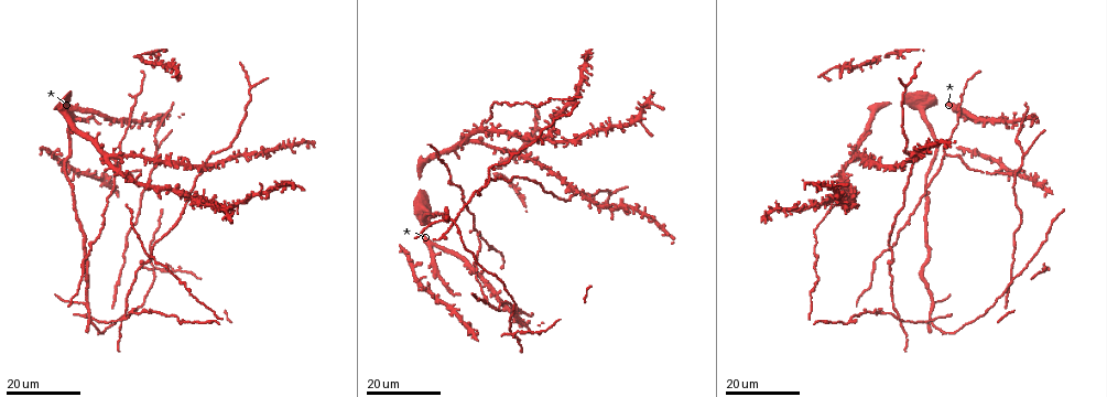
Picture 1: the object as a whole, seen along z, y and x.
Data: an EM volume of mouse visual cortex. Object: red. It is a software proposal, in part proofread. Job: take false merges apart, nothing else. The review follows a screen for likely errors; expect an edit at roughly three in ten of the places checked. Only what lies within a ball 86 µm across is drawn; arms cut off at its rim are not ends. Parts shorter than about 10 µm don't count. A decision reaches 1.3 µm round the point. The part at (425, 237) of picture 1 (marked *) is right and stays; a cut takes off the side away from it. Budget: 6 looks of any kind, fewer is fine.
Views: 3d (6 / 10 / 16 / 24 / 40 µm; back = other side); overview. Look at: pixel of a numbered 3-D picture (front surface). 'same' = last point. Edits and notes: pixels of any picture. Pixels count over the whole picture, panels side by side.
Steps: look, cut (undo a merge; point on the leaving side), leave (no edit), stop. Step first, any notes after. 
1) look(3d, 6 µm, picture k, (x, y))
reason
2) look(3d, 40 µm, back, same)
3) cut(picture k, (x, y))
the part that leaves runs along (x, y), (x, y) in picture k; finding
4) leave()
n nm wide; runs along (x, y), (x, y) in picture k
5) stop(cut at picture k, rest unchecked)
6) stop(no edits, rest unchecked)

look(3d, 16 µm, picture 1, (957, 121))
sudden change in width

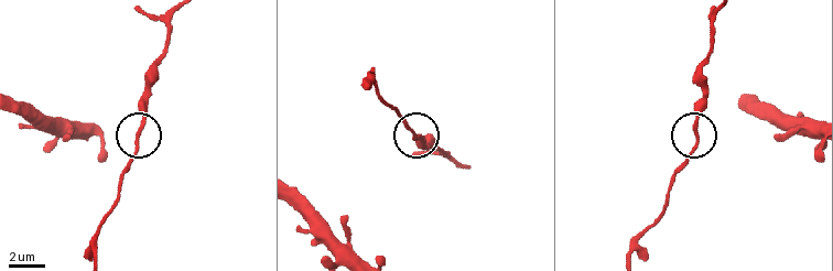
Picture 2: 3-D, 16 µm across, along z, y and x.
look(3d, 10 µm, picture 2, (696, 126))

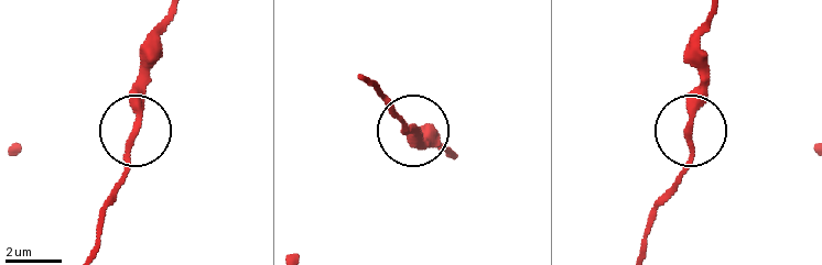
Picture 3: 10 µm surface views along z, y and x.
leave()
runs along (94, 249), (106, 199), (122, 178), (139, 121), (139, 59) in picture 3; continuous, no second neuron

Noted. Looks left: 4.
look(3d, 16 µm, picture 1, (898, 317))
a fork

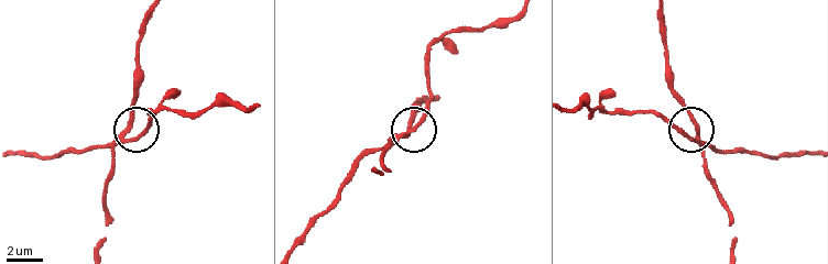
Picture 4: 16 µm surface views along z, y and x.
look(3d, 6 µm, picture 4, (405, 135))
zoom in

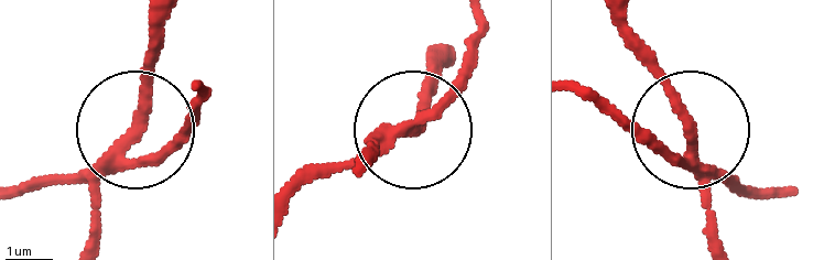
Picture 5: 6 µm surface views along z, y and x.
cut(picture 5, (163, 148))
side arm 93 µm; the part that leaves runs along (110, 168), (154, 156), (202, 93) in picture 5; a second neuron is stuck on

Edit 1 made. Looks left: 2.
look(3d, 24 µm, picture 1, (564, 199))

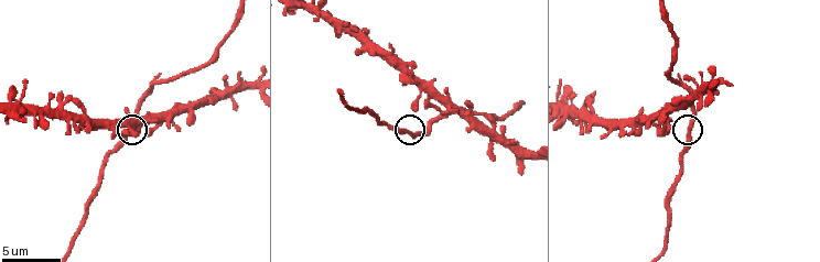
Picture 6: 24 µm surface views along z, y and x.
look(3d, 6 µm, picture 6, (408, 132))

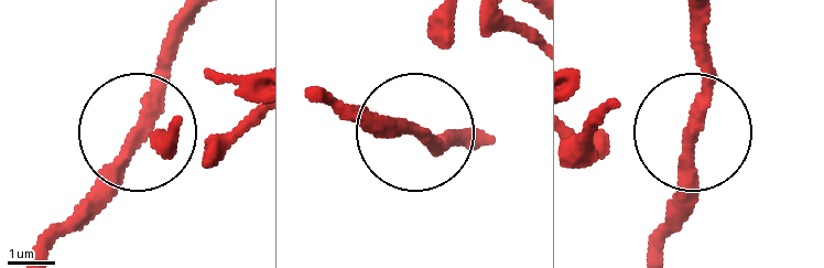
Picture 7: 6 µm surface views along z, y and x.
leave()
300 nm wide; runs along (174, 132), (142, 128), (166, 29) in picture 7; one neuron here

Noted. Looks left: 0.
stop(cut at picture 5, rest unchecked)

